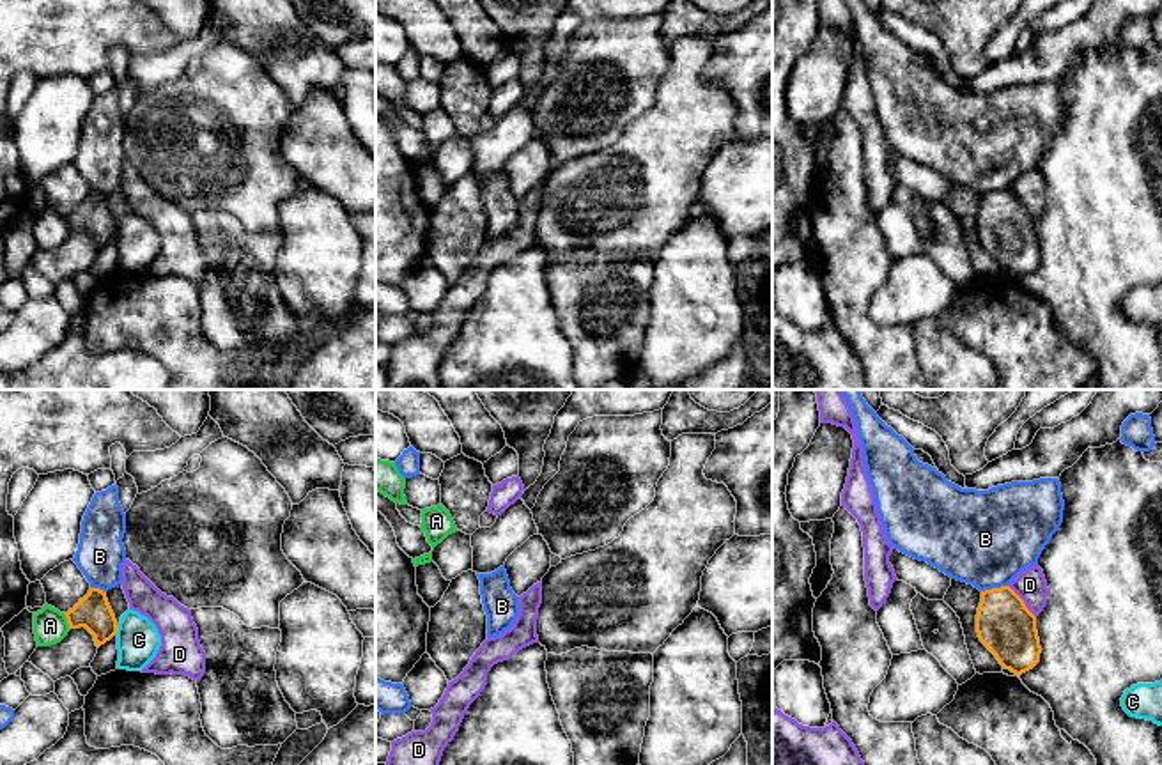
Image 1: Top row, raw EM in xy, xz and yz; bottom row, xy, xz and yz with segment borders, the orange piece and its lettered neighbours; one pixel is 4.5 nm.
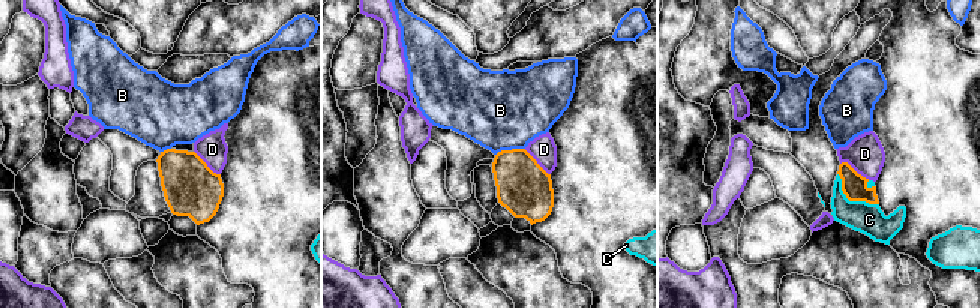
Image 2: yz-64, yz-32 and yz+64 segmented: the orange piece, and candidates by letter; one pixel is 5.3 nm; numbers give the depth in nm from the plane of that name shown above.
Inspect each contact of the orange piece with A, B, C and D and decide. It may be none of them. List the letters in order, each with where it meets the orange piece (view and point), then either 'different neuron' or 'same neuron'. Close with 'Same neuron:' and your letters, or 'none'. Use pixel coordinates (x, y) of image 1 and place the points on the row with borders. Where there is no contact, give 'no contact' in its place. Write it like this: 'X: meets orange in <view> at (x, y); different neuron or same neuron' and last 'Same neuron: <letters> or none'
A: meets orange in xy at (68, 622); different neuron
B: meets orange in yz at (994, 588); same neuron
C: meets orange in xy at (117, 627); different neuron
D: meets orange in yz at (1022, 601); different neuron
Same neuron: B

